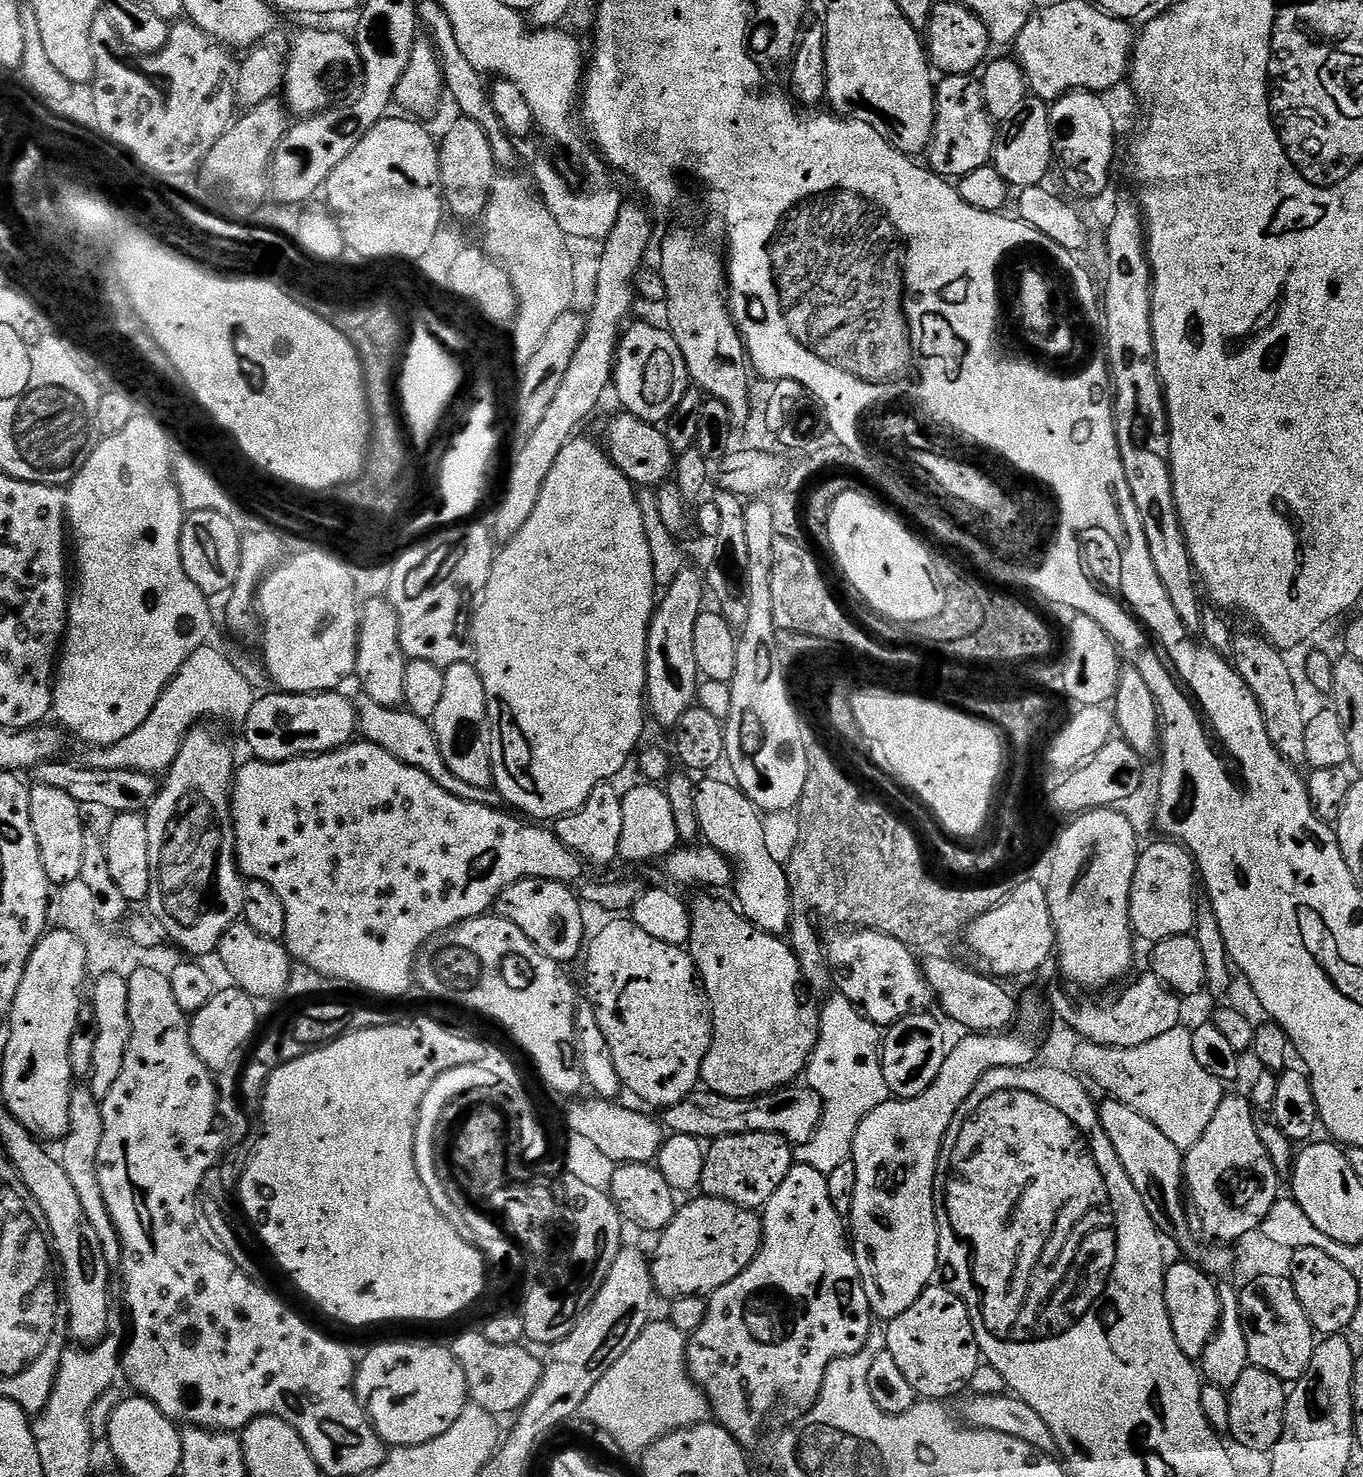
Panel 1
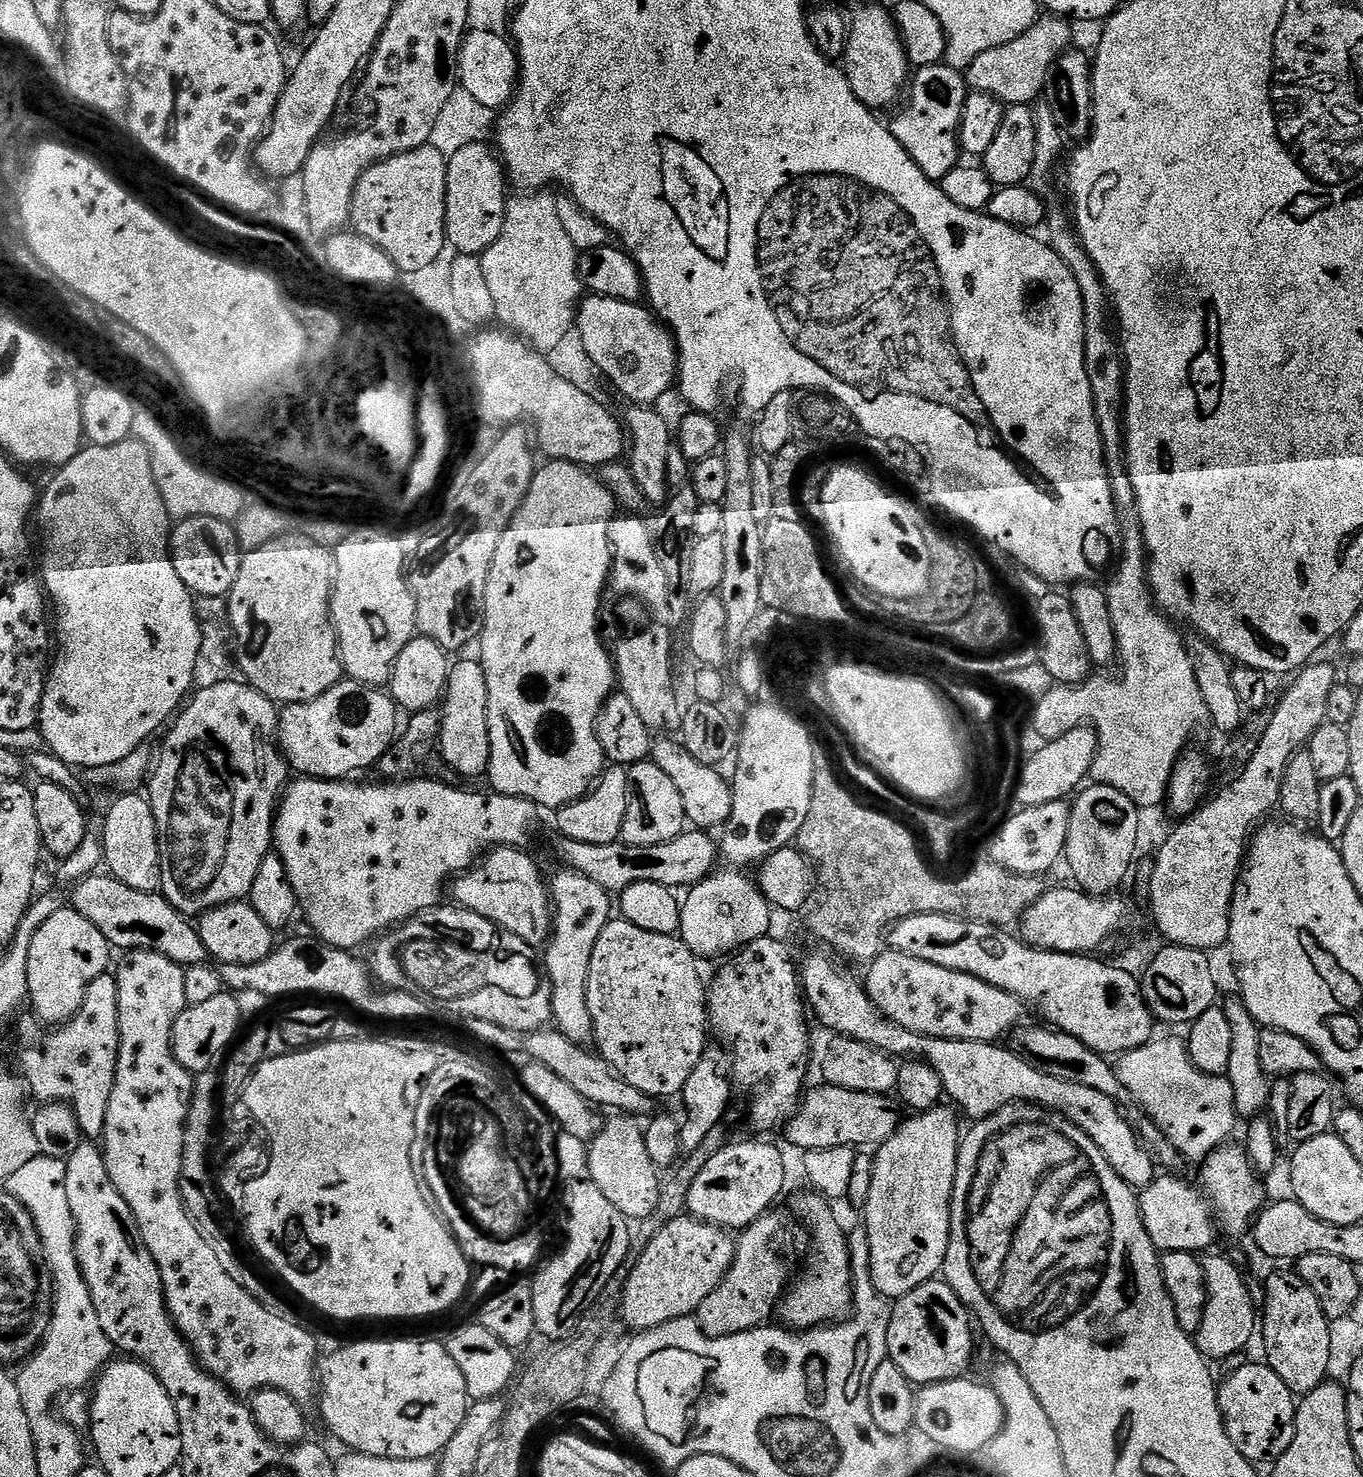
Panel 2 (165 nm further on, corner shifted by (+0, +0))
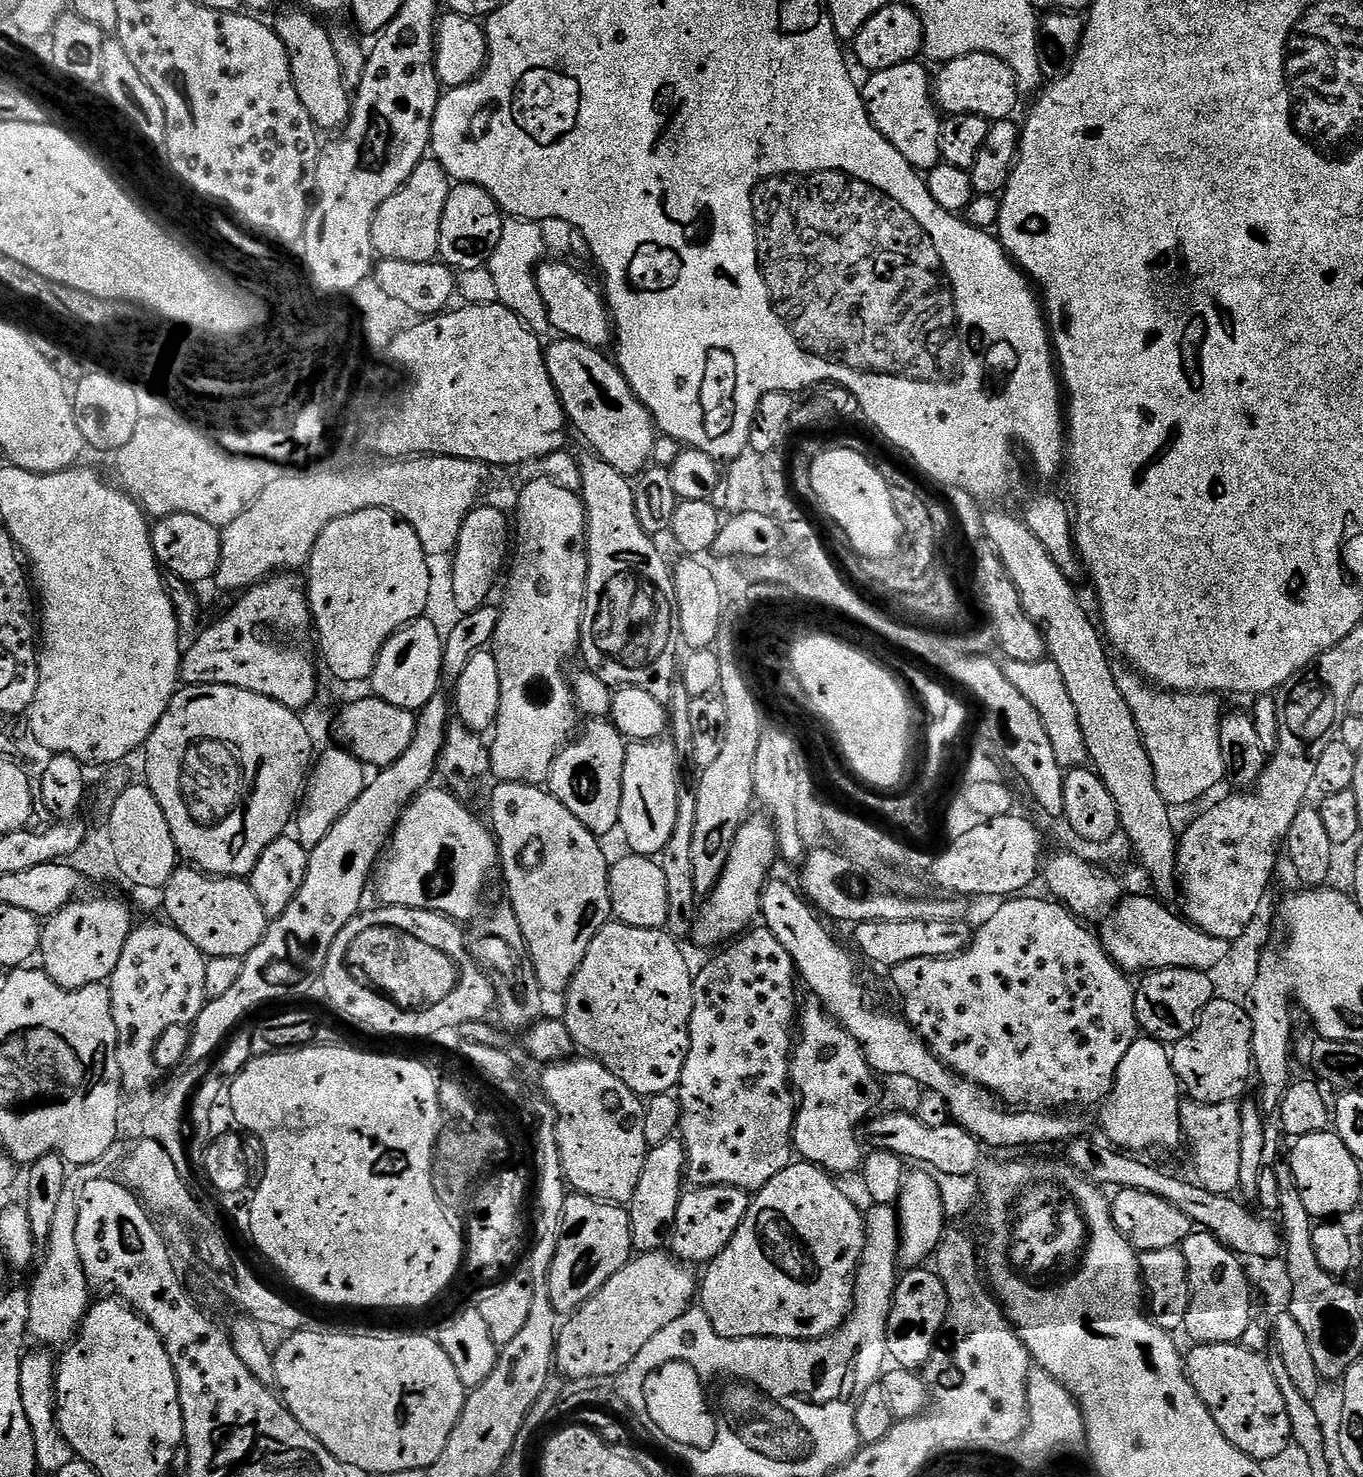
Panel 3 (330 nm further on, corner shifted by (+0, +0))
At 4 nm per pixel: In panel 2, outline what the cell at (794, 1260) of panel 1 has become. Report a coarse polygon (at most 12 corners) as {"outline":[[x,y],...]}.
{"outline":[[819,1192],[791,1211],[810,1237],[808,1269],[785,1291],[779,1323],[831,1326],[853,1311],[845,1229]]}

